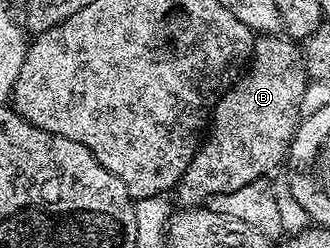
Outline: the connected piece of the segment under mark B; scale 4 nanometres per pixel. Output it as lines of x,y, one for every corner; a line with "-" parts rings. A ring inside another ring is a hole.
279,33
256,34
251,53
249,66
219,98
219,104
215,106
209,120
209,130
205,138
173,188
173,196
175,195
180,208
202,207
205,201
210,201
215,195
233,193
233,189
242,189
253,181
270,176
270,171
278,163
280,166
287,158
287,152
291,150
291,142
301,122
299,110
303,107
303,98
306,97
309,86
302,46

